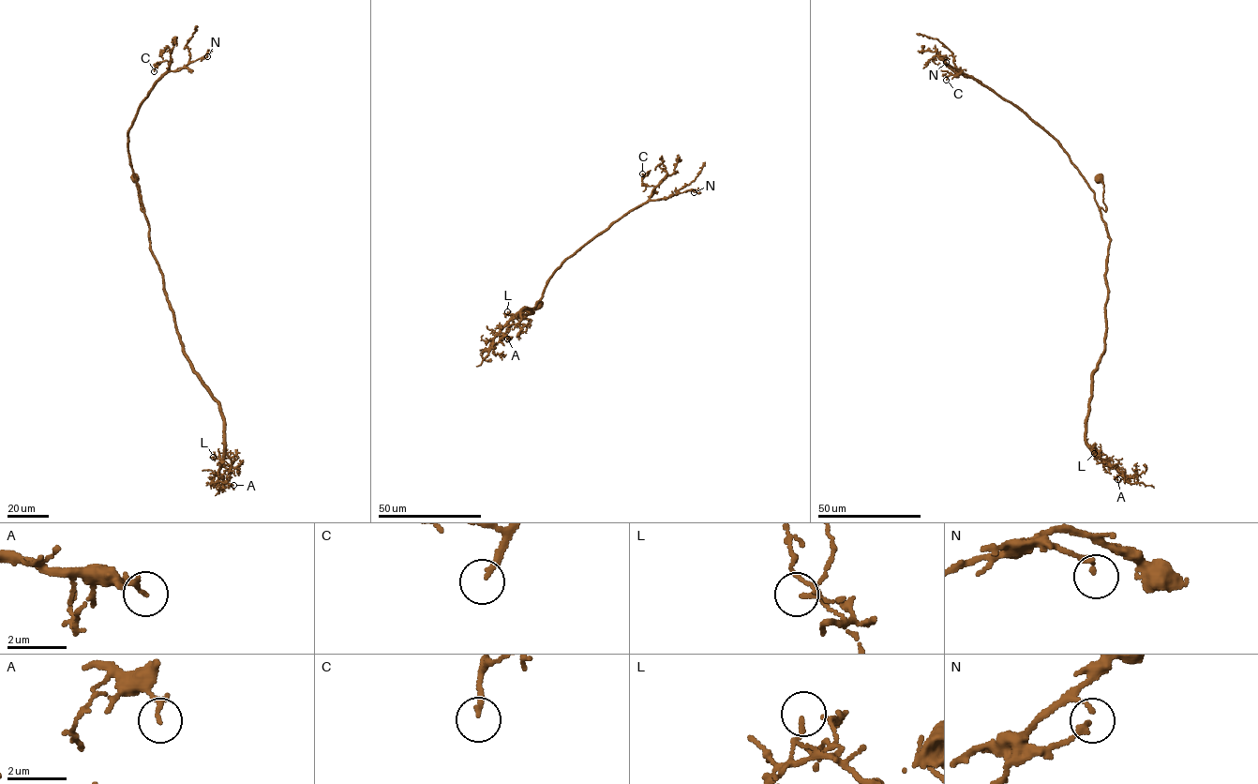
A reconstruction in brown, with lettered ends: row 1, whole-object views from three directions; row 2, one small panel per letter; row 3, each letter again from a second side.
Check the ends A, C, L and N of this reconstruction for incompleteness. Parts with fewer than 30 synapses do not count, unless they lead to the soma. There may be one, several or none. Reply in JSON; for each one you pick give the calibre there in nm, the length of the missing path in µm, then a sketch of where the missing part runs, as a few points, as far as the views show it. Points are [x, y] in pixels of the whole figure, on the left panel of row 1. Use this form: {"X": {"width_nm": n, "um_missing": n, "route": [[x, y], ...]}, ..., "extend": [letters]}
{"C": {"width_nm": 180, "um_missing": 15}, "extend": ["C"]}

